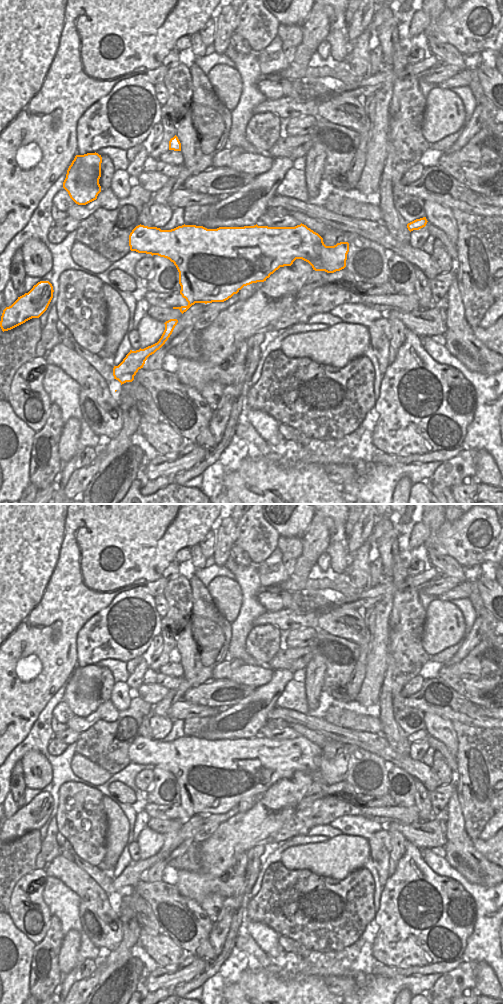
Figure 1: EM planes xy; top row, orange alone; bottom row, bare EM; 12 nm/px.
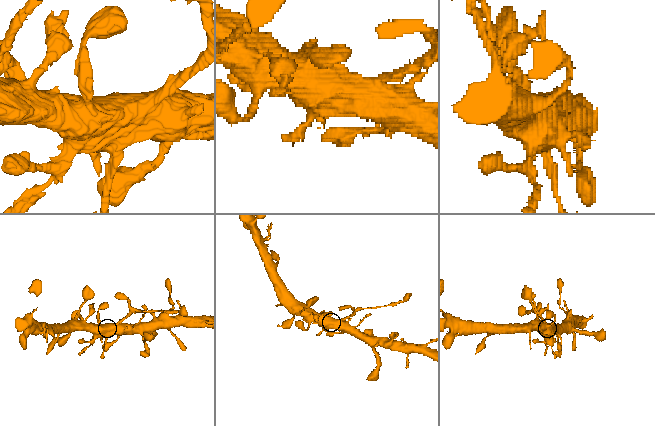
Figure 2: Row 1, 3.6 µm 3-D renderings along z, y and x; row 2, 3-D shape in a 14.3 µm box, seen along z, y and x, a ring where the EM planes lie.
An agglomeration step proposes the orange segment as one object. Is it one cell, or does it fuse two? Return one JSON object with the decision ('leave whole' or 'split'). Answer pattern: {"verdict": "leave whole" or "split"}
{"verdict": "leave whole"}

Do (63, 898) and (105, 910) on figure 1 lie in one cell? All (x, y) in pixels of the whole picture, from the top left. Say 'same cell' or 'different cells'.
different cells

